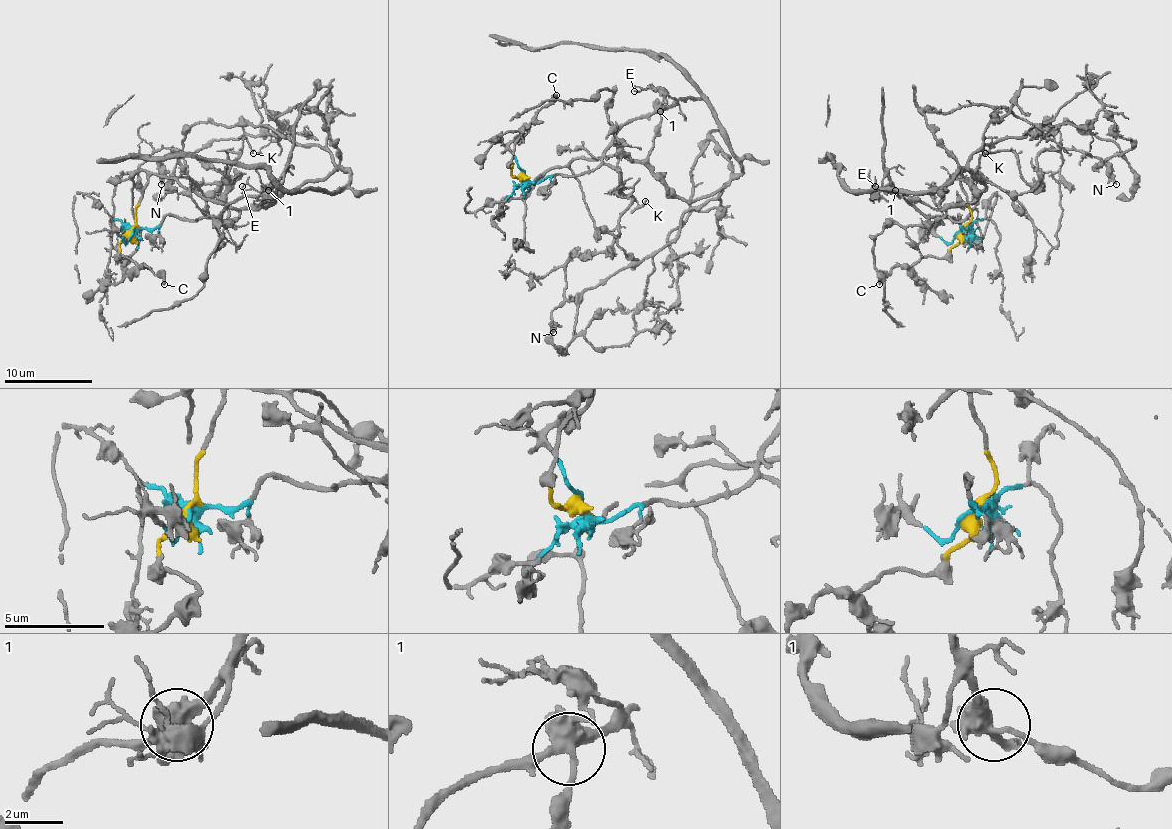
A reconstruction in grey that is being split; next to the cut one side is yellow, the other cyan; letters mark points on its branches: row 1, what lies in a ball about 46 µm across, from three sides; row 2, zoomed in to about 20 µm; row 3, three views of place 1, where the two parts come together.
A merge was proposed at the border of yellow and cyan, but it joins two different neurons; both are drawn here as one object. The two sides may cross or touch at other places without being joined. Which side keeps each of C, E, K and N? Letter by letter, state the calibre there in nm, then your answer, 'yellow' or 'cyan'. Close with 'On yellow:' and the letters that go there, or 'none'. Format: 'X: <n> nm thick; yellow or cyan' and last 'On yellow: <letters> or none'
C: 300 nm thick; yellow
E: 100 nm thick; cyan
K: 160 nm thick; cyan
N: 200 nm thick; cyan
On yellow: C

